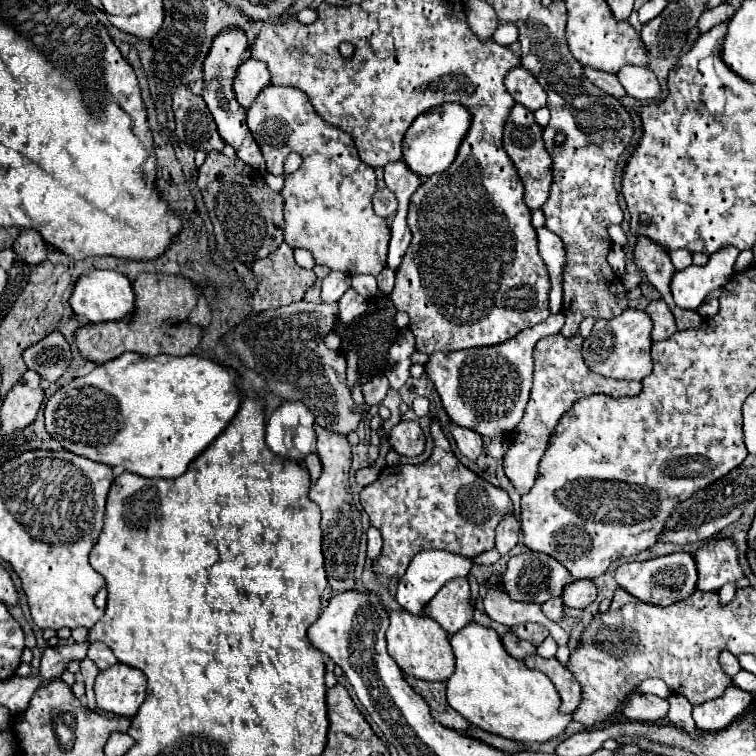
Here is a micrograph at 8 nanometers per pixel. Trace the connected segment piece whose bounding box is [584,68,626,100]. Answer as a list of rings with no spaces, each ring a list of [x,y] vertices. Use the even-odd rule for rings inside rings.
[[[584,68],[584,74],[586,74],[586,78],[588,78],[592,84],[596,84],[600,90],[608,92],[610,96],[614,96],[614,98],[618,98],[618,100],[626,98],[624,88],[620,86],[620,82],[616,82],[616,76],[614,76],[614,74],[606,74],[606,72],[594,70],[594,68]]]

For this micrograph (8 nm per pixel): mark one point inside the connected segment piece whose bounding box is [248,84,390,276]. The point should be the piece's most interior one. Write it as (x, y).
(328, 210)

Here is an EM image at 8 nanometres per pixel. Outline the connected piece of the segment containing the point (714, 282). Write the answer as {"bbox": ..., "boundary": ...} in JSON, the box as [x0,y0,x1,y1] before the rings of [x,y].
{"bbox":[670,246,740,310],"boundary":[[[726,246],[724,250],[712,254],[706,266],[692,264],[684,270],[678,270],[670,282],[674,302],[680,308],[696,310],[712,290],[726,286],[728,278],[734,274],[738,254],[740,250],[736,250],[736,246]]]}

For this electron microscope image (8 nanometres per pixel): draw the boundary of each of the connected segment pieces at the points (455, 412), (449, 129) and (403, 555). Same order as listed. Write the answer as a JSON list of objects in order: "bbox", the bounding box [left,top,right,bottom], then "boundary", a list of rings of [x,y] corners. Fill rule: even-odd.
[{"bbox":[424,312,564,438],"boundary":[[[564,312],[550,314],[542,324],[528,328],[498,346],[430,354],[428,362],[424,364],[426,376],[434,382],[434,388],[442,398],[442,406],[450,420],[458,426],[476,430],[486,438],[508,434],[520,422],[528,402],[532,388],[534,344],[544,336],[558,334],[558,330],[564,326],[564,320]]]},{"bbox":[402,102,472,178],"boundary":[[[458,102],[440,104],[428,112],[420,114],[420,118],[416,118],[412,122],[412,126],[408,128],[408,132],[404,136],[404,142],[402,142],[404,162],[408,164],[408,168],[412,172],[416,172],[418,176],[424,176],[424,178],[448,170],[448,166],[456,160],[458,148],[460,148],[462,140],[466,138],[470,124],[472,124],[470,110],[466,106],[460,106]]]},{"bbox":[360,420,514,576],"boundary":[[[438,420],[432,422],[434,450],[432,456],[422,464],[398,464],[386,466],[380,476],[360,492],[360,502],[370,516],[370,524],[382,532],[384,546],[380,556],[372,562],[372,570],[378,576],[402,576],[408,568],[408,562],[422,550],[446,550],[464,558],[476,558],[494,548],[494,532],[506,514],[514,512],[508,492],[500,486],[490,484],[482,476],[466,468],[452,452],[448,438],[442,434]]]}]

